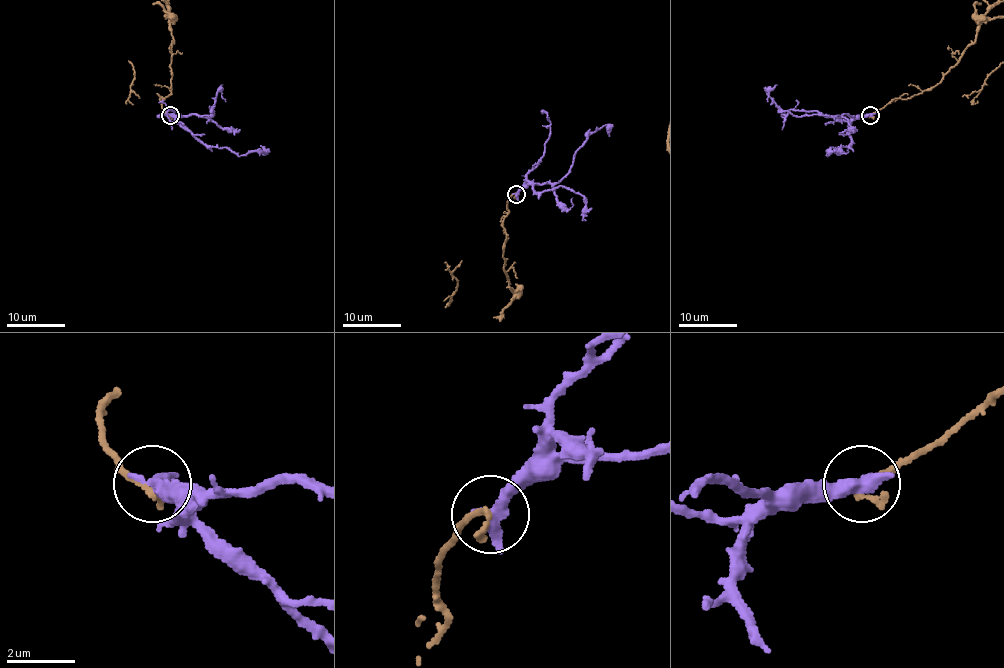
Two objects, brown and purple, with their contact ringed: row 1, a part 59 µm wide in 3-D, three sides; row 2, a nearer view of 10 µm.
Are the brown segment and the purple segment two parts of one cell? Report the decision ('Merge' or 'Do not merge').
Do not merge

